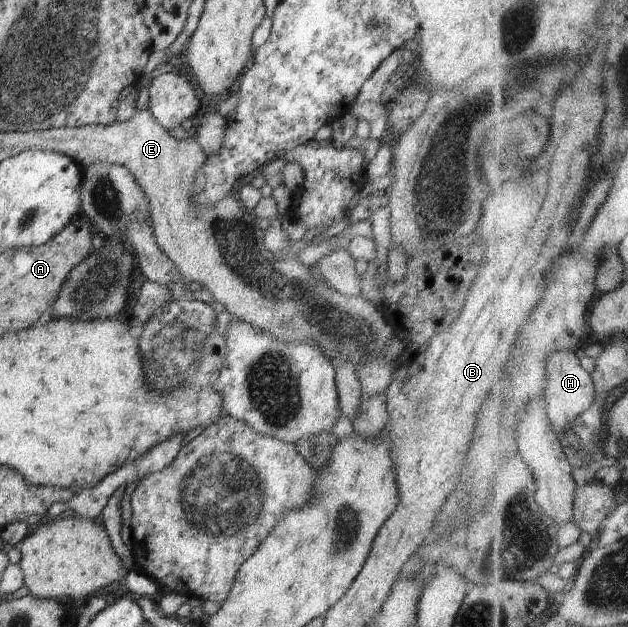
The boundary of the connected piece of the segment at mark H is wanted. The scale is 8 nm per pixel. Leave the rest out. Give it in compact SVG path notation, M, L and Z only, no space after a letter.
M574 350L555 351L547 359L547 385L544 393L549 405L549 414L554 425L560 430L567 430L570 422L588 411L597 400L597 385L593 371L589 372L580 363L581 353Z

